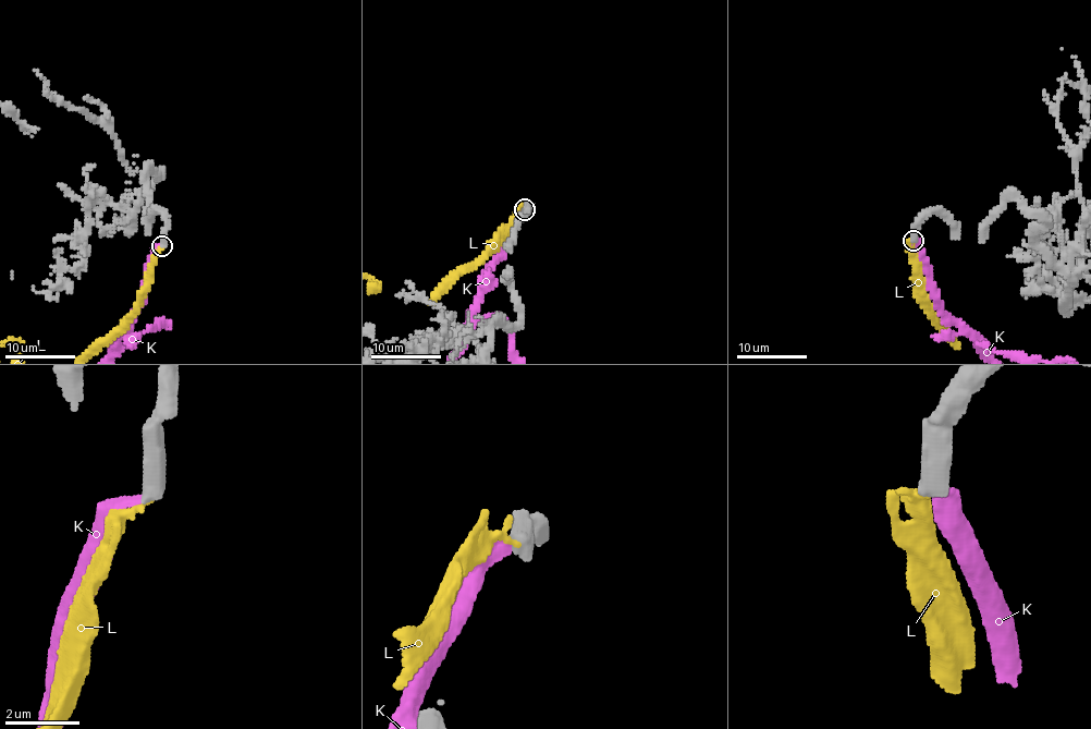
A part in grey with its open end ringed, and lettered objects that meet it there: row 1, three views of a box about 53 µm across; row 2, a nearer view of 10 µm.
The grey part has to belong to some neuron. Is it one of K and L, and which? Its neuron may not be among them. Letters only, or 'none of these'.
K

